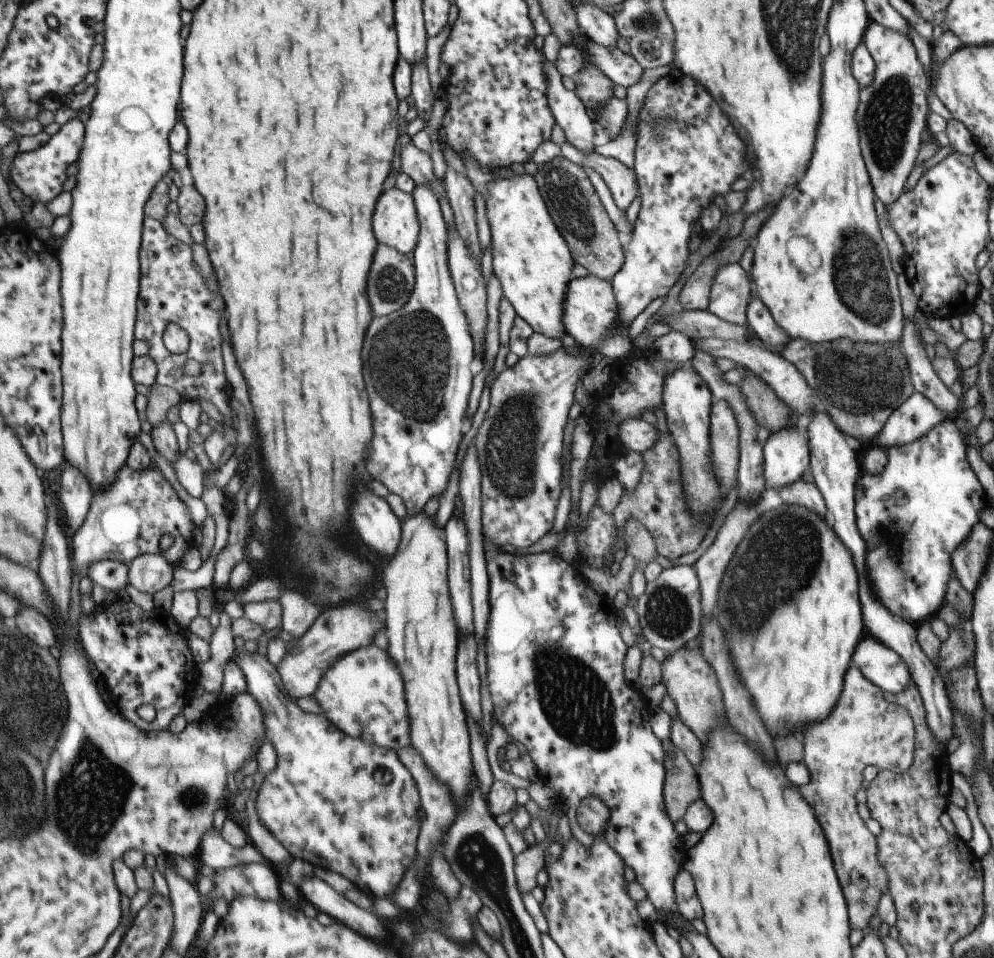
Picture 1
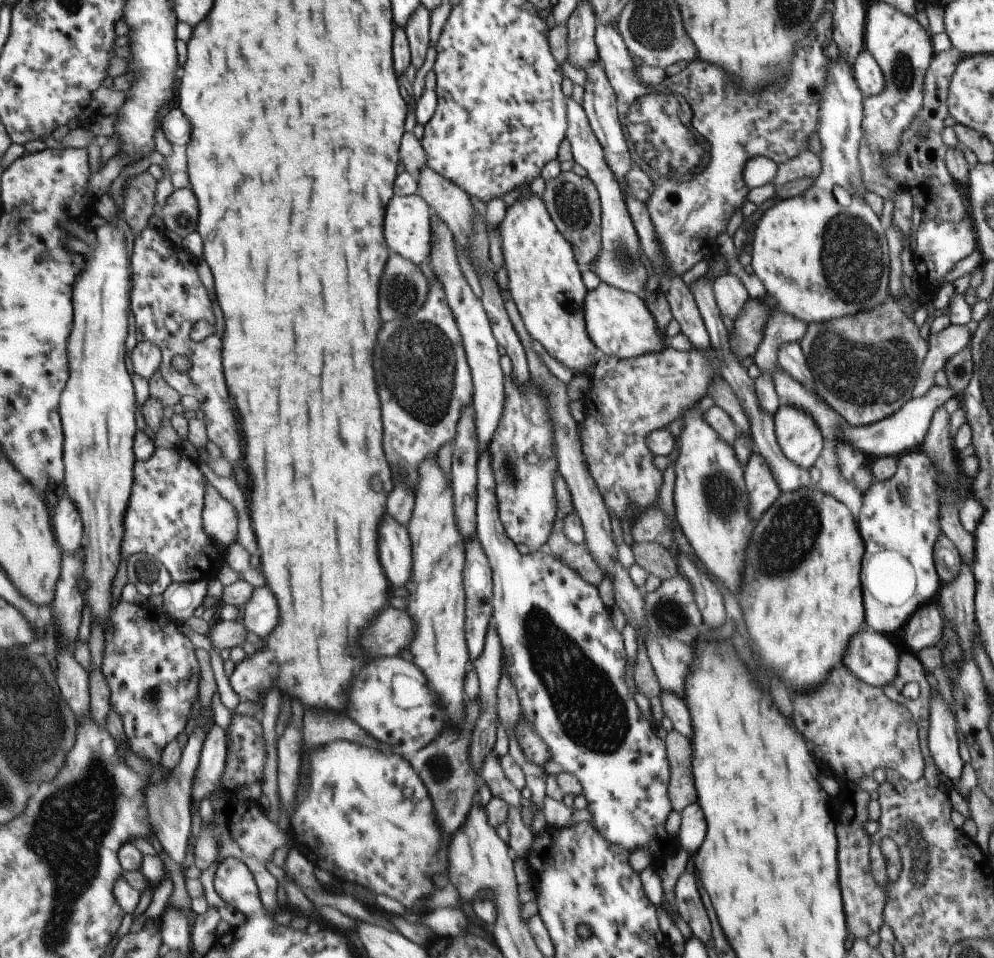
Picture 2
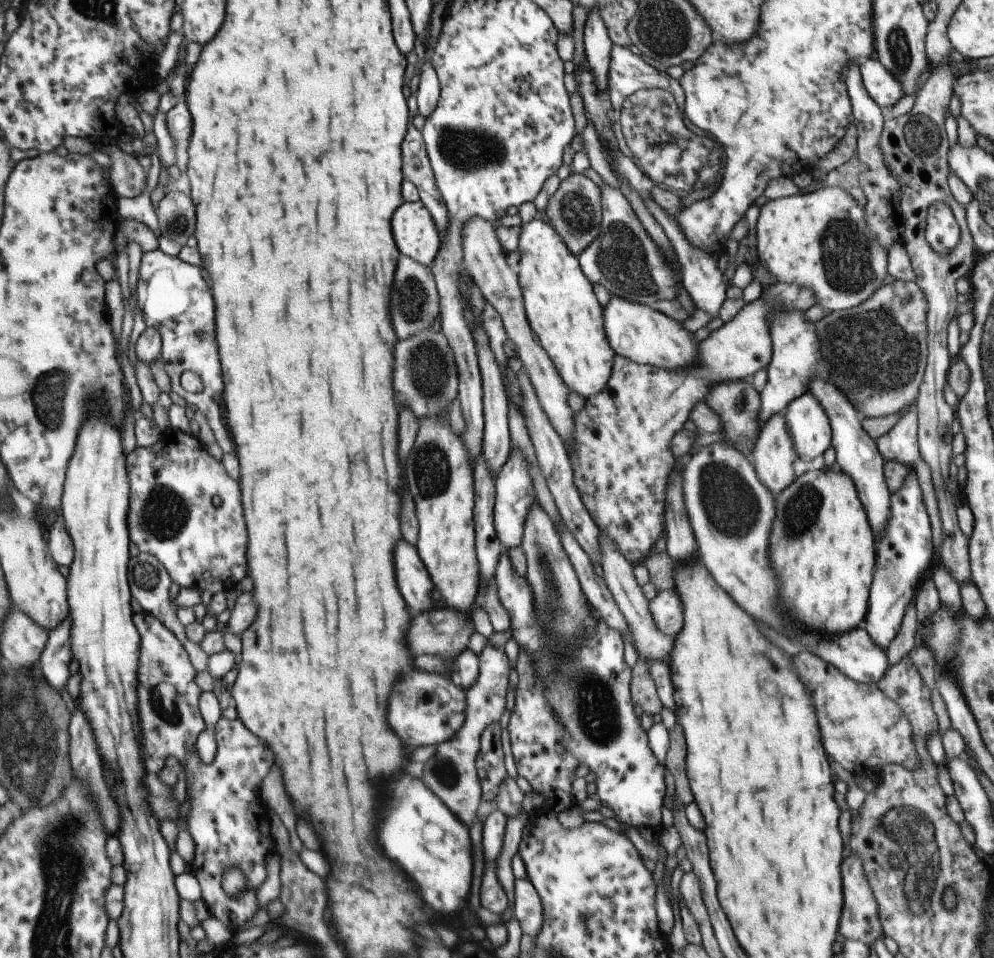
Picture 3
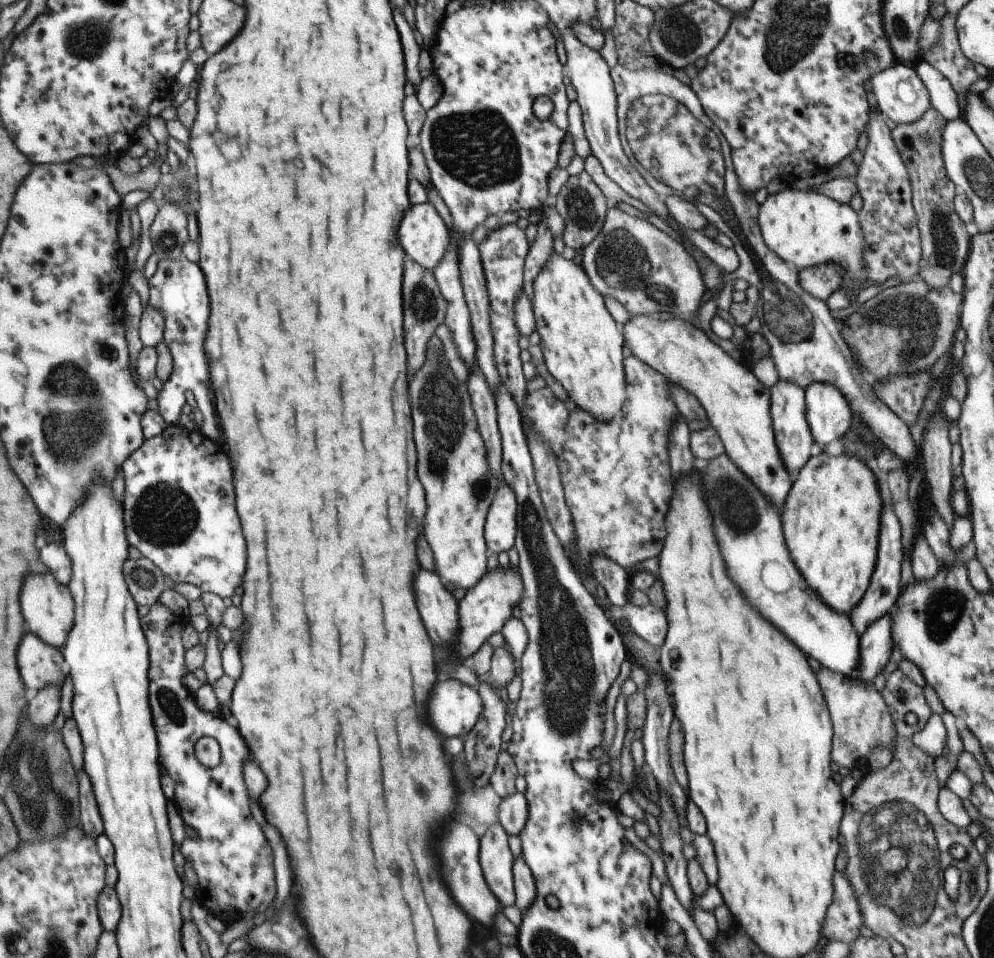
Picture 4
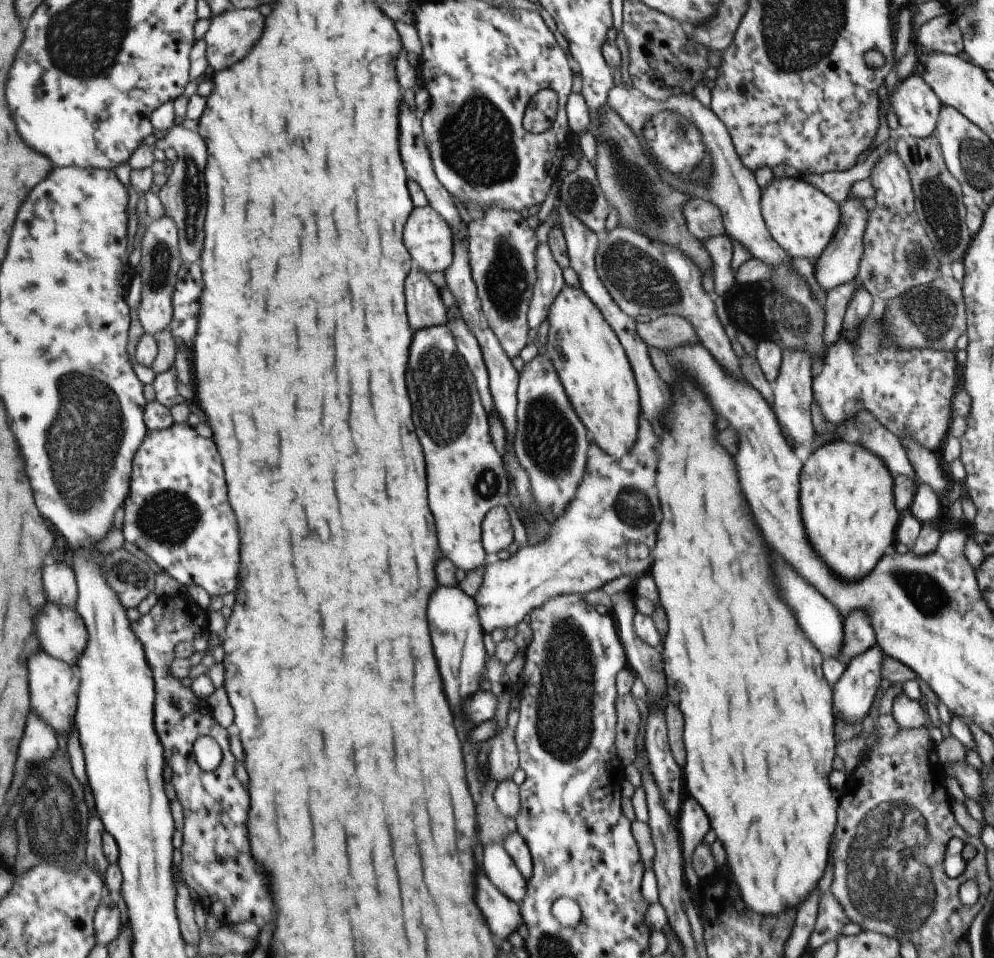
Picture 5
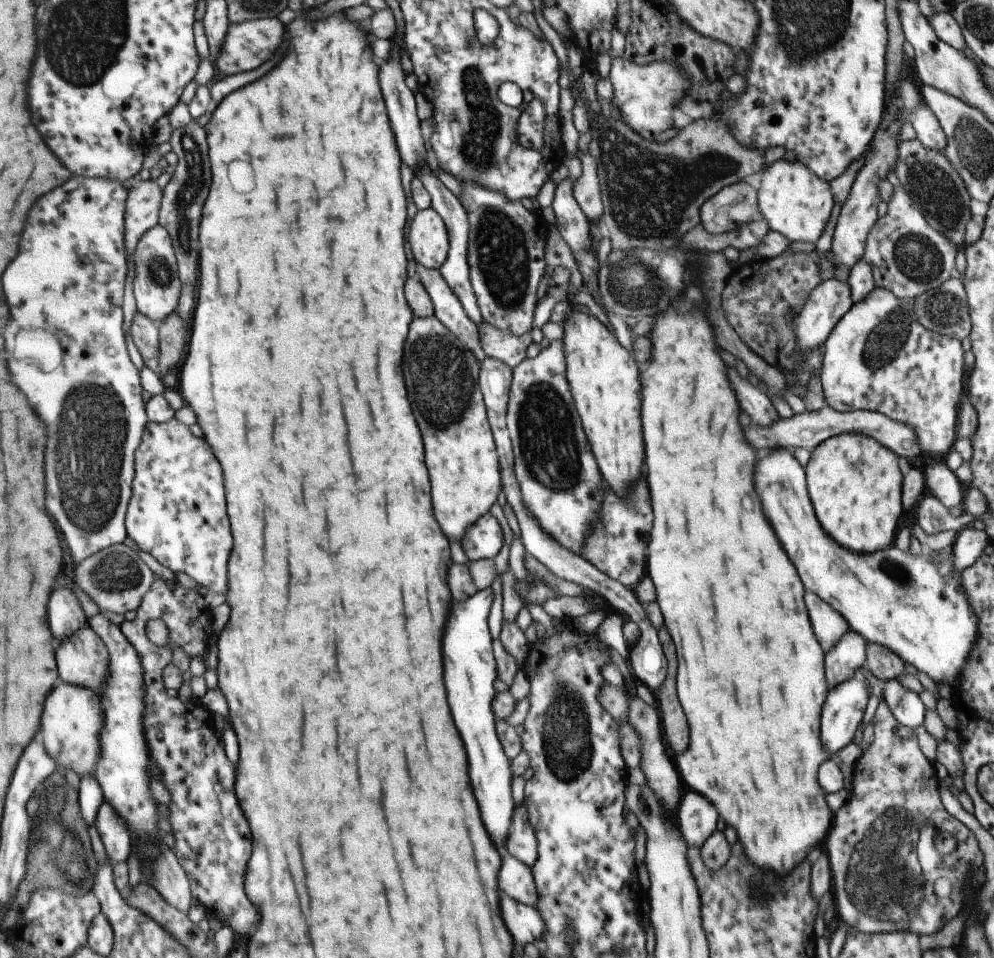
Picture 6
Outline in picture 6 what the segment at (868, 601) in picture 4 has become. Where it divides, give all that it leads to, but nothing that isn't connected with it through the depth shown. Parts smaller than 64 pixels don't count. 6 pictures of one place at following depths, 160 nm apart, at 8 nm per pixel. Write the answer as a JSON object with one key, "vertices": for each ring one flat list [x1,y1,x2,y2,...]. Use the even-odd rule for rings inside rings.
{"vertices":[[849,630,835,648,825,654,825,680,829,688,853,678,855,671,866,660,866,644,863,637]]}

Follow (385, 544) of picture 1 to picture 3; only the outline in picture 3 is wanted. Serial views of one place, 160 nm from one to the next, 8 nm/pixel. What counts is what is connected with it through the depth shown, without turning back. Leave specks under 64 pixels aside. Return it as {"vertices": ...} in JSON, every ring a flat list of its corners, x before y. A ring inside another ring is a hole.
{"vertices":[[397,542,395,554,393,554,393,564,395,564,395,578,397,578,397,588,401,592,401,598,407,604,407,610,411,616,417,616,421,612,431,610,433,600,431,600,431,590,433,584,415,552,407,542]]}

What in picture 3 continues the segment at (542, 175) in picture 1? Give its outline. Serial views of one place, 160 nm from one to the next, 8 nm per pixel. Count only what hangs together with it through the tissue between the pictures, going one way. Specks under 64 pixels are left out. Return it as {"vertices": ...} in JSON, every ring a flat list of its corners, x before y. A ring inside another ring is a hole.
{"vertices":[[571,173,560,181,545,210,550,226,563,244,577,256,598,234,601,220,600,189,582,173]]}

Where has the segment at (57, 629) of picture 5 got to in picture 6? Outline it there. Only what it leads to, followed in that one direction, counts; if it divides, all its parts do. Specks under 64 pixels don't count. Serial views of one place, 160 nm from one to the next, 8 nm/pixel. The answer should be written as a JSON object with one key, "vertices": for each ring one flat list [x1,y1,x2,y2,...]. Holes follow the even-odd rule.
{"vertices":[[87,626,79,629,55,650,59,682,100,694,110,673,103,641]]}

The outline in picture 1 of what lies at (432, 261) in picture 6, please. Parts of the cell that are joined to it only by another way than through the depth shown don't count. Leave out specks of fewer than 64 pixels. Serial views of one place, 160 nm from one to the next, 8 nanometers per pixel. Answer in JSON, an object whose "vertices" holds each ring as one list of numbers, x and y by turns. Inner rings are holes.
{"vertices":[[393,187,377,198,373,212,373,234,379,244,387,244,402,255,416,245,419,232,414,202,410,193]]}

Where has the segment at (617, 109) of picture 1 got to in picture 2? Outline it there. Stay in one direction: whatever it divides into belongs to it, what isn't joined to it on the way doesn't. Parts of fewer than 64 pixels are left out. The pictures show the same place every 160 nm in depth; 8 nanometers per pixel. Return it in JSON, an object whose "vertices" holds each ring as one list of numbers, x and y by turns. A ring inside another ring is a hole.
{"vertices":[[597,61,584,68,585,82,582,85,583,95,581,96,581,108,586,114,589,126,595,138,601,145,605,164,613,173,620,187,624,186,627,172,630,171,632,156,629,155,629,148,621,130,621,122,617,118,616,96,607,80,603,65]]}

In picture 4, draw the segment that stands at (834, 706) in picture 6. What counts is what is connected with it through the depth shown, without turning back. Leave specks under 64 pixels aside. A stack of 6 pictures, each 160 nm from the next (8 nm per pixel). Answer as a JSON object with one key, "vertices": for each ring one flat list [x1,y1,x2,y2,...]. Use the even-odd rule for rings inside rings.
{"vertices":[[890,614,883,615,873,621,858,636,859,650,856,669,852,676,859,683,871,683,881,673,882,668,889,662,893,654,892,636,890,635]]}

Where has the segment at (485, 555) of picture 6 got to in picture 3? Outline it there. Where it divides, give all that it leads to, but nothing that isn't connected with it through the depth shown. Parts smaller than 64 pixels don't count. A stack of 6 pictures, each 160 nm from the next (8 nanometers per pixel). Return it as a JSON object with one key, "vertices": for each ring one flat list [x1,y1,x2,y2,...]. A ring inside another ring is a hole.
{"vertices":[[511,447,508,459,494,478,494,503,492,506,492,525,494,534,503,549,519,546,522,537,525,515,535,500,531,479,527,473,527,464,517,447]]}

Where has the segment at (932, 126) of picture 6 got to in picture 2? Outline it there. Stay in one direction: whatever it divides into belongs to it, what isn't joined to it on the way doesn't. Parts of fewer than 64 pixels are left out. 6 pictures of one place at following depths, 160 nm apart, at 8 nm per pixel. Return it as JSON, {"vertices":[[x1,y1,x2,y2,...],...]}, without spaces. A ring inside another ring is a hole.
{"vertices":[[865,49,856,56,852,69,852,77,864,99,877,96,884,89,882,70]]}

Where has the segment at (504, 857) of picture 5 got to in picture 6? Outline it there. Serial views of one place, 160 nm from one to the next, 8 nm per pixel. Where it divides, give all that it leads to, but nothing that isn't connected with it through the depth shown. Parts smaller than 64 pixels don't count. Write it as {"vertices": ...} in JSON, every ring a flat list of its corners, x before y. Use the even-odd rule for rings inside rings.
{"vertices":[[505,856,501,862,497,880,499,880,499,888,509,898,515,898,517,902,523,902,529,906,536,904,538,892,532,879,532,870,526,864,512,856]]}

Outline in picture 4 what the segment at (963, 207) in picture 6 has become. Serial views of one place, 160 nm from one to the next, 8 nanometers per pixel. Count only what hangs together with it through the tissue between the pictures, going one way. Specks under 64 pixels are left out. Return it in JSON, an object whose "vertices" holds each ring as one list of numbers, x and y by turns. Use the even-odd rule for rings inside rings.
{"vertices":[[930,106,914,123,897,125,890,130,890,137,910,180,912,207,917,216,922,254,918,262,917,278,923,279,929,288,936,289,947,286,951,274,961,272,969,254,970,243,970,234,966,232,965,225,954,209,955,188,942,163,940,142,945,123,944,118]]}

